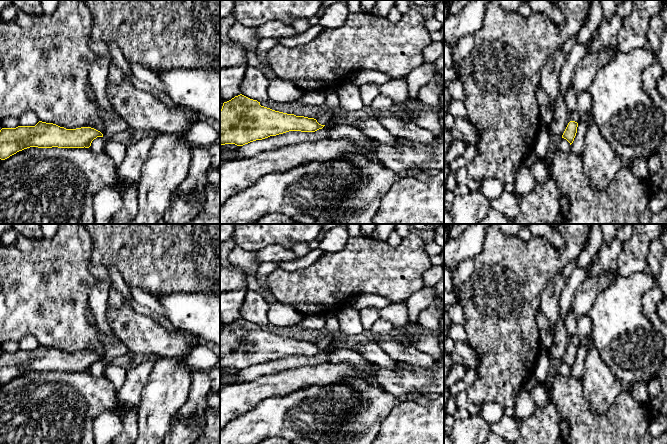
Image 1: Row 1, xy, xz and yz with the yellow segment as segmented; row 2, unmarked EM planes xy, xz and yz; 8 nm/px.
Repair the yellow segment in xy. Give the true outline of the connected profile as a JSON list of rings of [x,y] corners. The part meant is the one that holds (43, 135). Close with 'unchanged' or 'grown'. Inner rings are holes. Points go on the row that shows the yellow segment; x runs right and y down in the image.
[[[39,121],[35,126],[18,126],[0,130],[0,159],[5,160],[19,151],[30,147],[38,148],[89,148],[91,143],[103,134],[91,127],[66,129],[53,123]]] | unchanged

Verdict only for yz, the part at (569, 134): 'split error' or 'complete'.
complete

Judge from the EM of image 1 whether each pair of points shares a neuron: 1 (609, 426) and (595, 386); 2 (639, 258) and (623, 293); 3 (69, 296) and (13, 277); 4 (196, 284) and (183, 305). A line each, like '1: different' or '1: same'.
1: different
2: different
3: same
4: different

